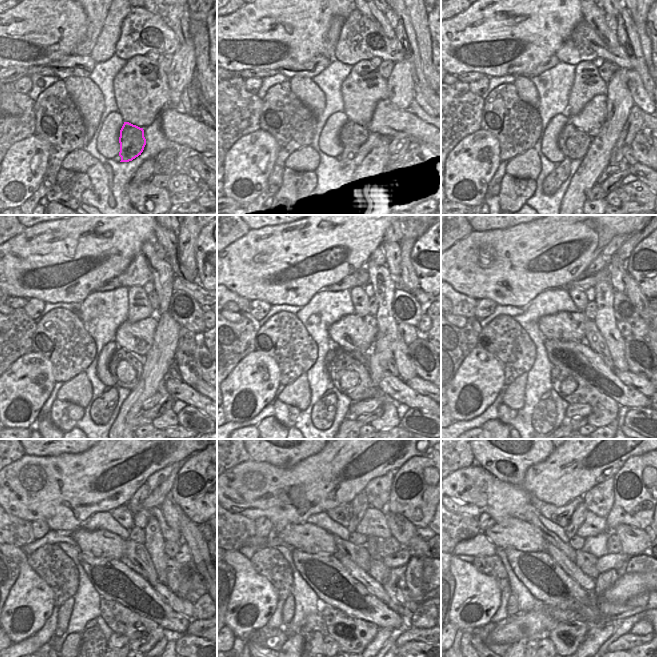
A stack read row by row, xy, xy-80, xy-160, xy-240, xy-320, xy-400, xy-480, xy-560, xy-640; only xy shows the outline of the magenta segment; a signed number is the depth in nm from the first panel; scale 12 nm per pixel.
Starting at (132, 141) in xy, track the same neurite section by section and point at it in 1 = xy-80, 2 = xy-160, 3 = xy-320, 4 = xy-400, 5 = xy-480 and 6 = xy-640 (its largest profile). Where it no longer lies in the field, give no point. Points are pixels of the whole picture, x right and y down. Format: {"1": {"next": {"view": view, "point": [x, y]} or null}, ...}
{"1": {"next": {"view": "xy-80", "point": [349, 134]}}, "2": {"next": {"view": "xy-160", "point": [555, 179]}}, "3": {"next": {"view": "xy-320", "point": [323, 413]}}, "4": {"next": {"view": "xy-400", "point": [544, 416]}}, "5": {"next": {"view": "xy-480", "point": [93, 641]}}, "6": {"next": {"view": "xy-640", "point": [532, 642]}}}

